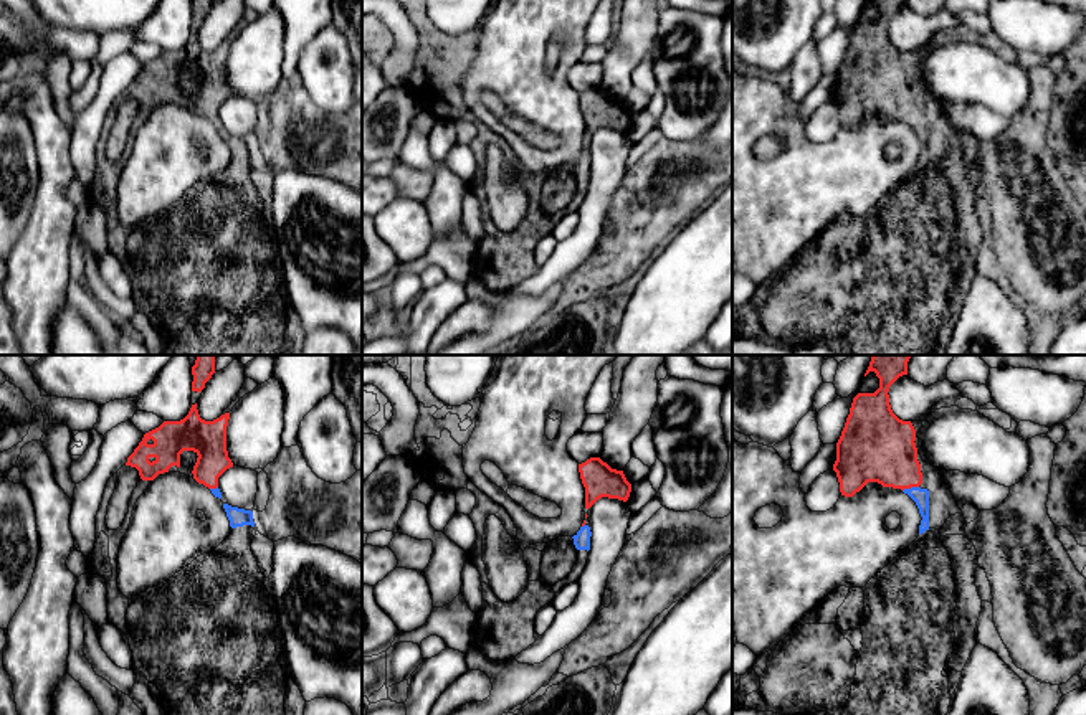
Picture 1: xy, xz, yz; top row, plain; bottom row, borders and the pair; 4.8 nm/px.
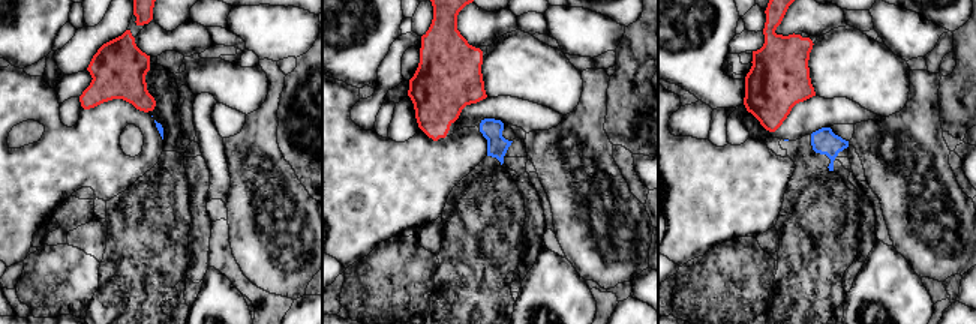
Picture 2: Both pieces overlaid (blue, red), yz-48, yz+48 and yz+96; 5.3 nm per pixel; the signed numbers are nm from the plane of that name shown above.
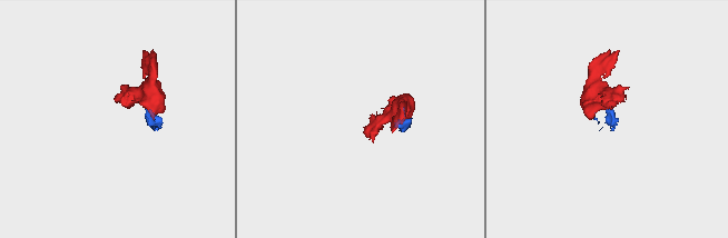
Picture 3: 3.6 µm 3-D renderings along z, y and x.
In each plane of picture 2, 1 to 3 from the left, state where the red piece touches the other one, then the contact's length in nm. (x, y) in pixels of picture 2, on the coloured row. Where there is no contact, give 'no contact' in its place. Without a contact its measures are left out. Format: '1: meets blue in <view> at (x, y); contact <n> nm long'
1: no contact
2: no contact
3: no contact

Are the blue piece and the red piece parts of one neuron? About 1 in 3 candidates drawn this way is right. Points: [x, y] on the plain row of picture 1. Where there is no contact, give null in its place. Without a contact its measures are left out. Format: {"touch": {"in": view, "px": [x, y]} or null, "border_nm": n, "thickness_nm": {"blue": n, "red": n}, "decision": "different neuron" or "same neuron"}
{"touch": {"in": "yz", "px": [911, 118]}, "border_nm": 80, "thickness_nm": {"blue": 80, "red": 340}, "decision": "same neuron"}

